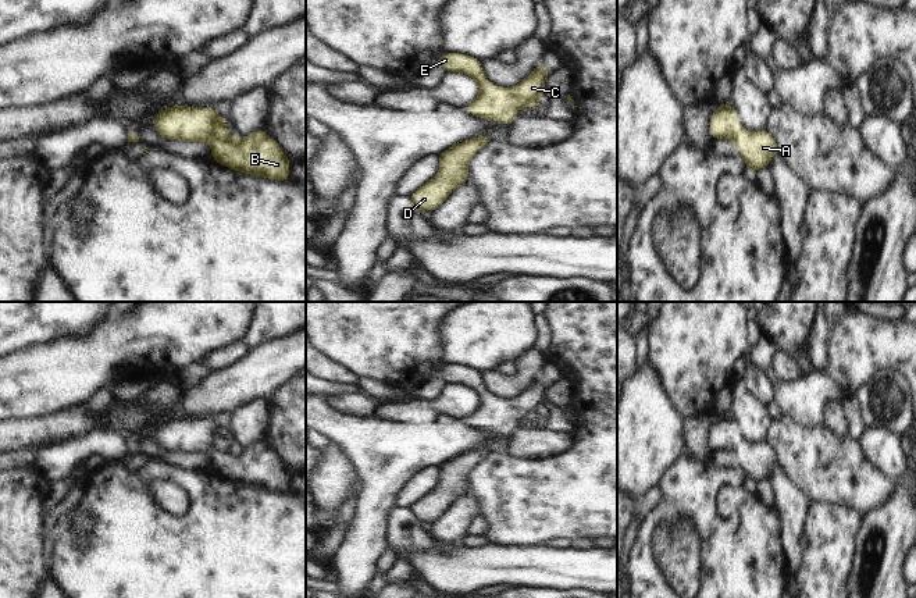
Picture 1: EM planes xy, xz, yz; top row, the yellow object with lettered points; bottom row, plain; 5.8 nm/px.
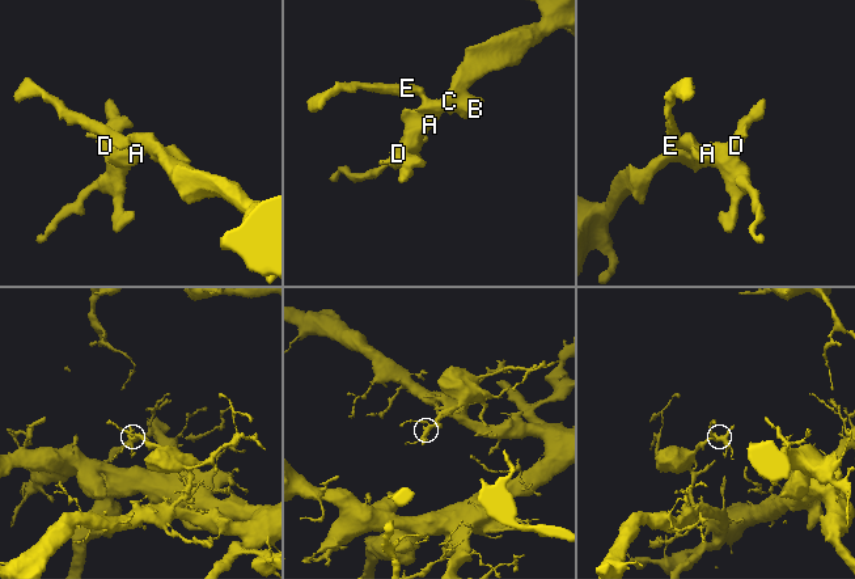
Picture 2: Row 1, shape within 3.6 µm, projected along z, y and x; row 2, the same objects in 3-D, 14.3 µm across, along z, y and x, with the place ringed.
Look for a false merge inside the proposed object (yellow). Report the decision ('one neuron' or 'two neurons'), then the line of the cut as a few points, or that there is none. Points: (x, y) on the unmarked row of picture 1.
one neuron | no cut

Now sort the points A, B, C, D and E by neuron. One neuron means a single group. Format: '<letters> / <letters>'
A B C D E

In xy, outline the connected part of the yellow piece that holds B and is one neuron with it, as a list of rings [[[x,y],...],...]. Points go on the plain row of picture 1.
[[[175,416],[158,424],[152,435],[164,451],[208,453],[214,473],[234,483],[289,491],[291,471],[271,448],[260,441],[245,449],[234,449],[227,441],[225,428],[215,420]]]

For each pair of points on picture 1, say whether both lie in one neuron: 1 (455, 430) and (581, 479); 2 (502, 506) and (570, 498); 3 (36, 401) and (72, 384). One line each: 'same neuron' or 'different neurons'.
1: different neurons
2: same neuron
3: same neuron

